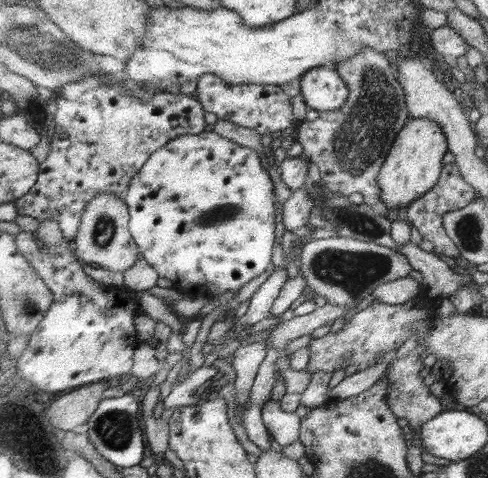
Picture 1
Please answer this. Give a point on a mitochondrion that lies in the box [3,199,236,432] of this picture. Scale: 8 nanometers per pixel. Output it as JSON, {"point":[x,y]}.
{"point":[104,228]}

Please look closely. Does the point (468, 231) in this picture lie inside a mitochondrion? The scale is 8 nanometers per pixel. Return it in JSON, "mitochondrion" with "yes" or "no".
{"mitochondrion":"yes"}

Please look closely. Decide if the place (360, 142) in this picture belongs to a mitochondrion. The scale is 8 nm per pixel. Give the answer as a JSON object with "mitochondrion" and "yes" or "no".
{"mitochondrion":"yes"}

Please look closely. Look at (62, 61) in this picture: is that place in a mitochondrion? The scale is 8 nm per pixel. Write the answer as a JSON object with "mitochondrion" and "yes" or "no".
{"mitochondrion":"yes"}

